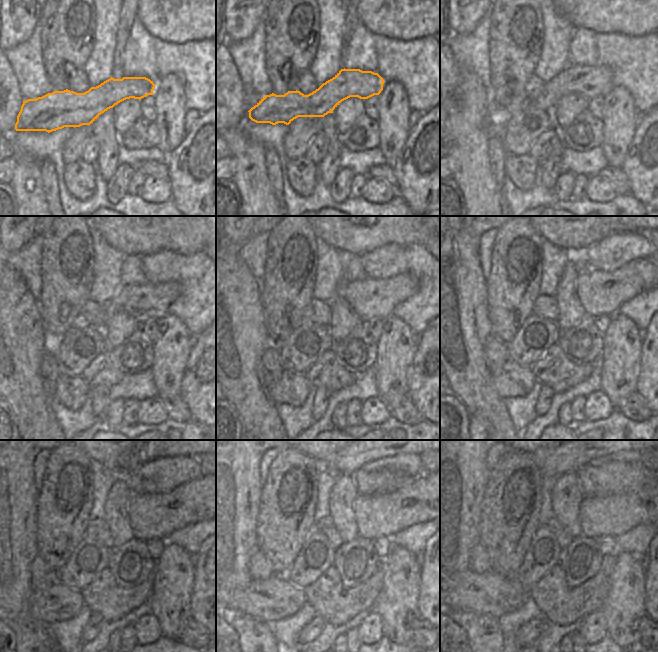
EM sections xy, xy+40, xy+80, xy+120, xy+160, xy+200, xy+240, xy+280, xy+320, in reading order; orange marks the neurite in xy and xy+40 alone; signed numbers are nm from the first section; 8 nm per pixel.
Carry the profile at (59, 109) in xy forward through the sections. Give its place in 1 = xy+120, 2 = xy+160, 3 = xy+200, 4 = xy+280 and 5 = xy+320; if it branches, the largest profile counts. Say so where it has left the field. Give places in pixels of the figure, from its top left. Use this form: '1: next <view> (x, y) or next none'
1: next xy+120 (146, 302)
2: next xy+160 (369, 298)
3: next xy+200 (600, 292)
4: next xy+280 (378, 515)
5: next xy+320 (615, 515)

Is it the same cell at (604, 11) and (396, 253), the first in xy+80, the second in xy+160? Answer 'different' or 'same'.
different

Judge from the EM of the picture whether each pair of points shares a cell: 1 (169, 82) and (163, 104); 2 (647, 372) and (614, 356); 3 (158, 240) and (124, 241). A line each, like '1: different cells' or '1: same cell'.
1: same cell
2: different cells
3: same cell

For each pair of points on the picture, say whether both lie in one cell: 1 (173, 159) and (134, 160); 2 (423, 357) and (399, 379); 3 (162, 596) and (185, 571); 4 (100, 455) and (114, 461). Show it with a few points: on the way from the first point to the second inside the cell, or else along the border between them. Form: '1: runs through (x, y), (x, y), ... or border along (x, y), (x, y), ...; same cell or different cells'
1: border along (164, 157), (165, 162); different cells
2: border along (416, 350), (407, 372), (406, 394); different cells
3: runs through (168, 590), (179, 577); same cell
4: runs through (103, 455), (108, 455), (111, 458); same cell

